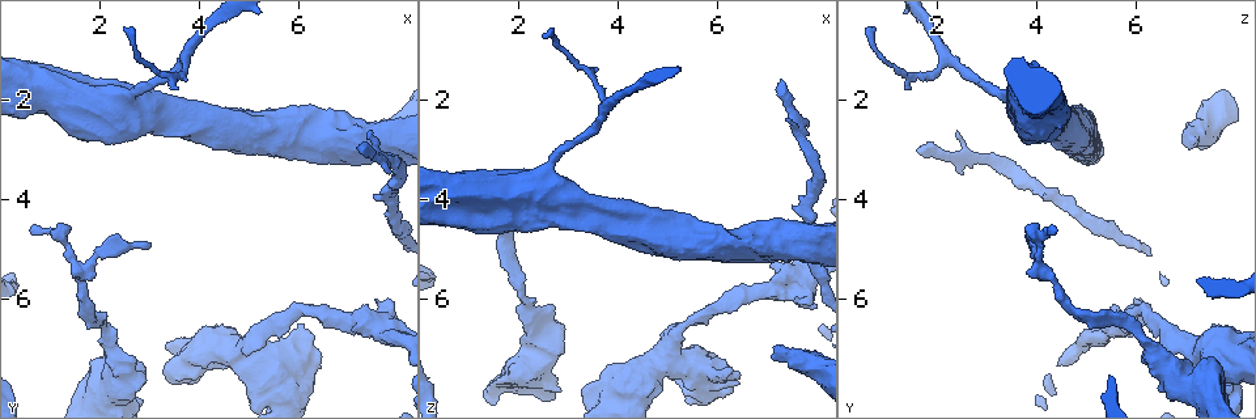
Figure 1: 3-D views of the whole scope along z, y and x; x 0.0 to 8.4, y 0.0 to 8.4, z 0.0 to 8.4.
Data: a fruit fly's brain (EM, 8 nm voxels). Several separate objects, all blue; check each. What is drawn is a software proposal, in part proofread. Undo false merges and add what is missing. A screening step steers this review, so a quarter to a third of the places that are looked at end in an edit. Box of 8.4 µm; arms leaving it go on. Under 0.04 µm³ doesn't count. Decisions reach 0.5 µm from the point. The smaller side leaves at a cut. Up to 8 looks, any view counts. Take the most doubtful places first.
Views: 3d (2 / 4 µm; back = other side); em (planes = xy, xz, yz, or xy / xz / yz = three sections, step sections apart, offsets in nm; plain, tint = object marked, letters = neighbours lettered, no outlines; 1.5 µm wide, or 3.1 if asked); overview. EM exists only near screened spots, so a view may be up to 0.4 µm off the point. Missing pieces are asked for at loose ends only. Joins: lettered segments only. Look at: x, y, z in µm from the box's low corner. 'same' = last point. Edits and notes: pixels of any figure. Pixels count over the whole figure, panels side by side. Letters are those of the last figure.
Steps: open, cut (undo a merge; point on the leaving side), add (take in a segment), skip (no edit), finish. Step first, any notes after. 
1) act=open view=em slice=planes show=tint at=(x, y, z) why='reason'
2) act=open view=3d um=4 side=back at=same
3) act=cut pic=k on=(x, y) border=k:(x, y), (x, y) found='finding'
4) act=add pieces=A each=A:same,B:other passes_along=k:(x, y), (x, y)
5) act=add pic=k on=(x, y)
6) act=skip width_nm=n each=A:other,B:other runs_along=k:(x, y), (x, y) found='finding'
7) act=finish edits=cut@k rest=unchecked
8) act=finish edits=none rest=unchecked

act=open view=em slice=yz step=8 show=letters at=(7.10, 2.85, 7.15) why='stops while still wide'

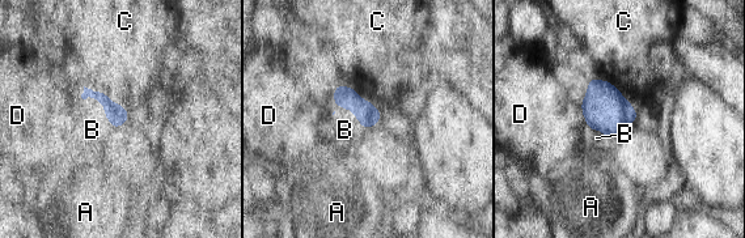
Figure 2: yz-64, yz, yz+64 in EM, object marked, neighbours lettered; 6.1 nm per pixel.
act=open view=em slice=xy step=4 show=letters at=same

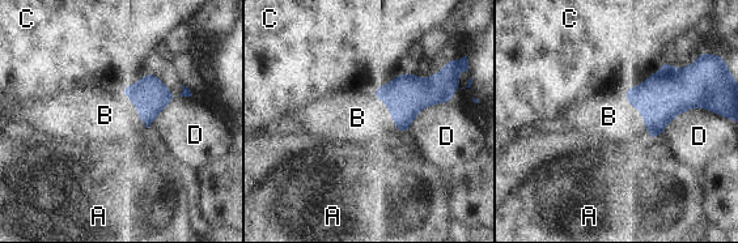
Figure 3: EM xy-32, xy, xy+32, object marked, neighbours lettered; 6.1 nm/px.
act=add pieces=B each=A:other,B:same,C:other,D:other passes_along=3:(671, 90), (641, 113), (609, 116) found='the neuron continues'

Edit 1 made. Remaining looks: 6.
act=open view=overview

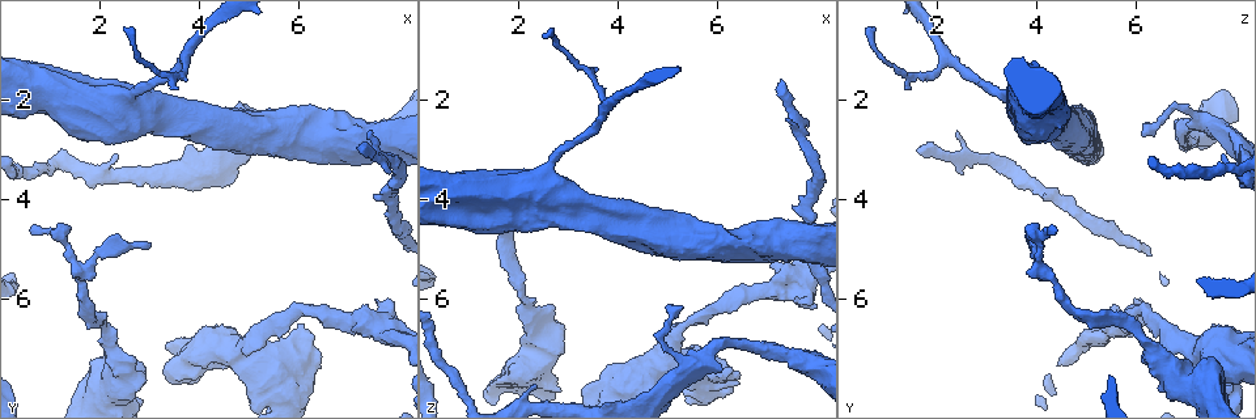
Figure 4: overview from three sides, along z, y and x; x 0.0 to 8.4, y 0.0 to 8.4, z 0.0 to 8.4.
act=open view=em slice=planes show=tint at=(7.25, 6.45, 5.75)

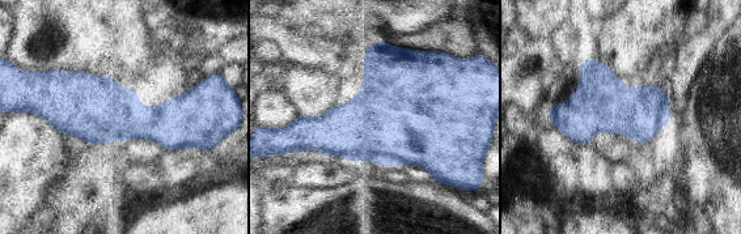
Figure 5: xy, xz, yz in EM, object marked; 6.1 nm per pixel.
act=open view=em slice=planes show=letters at=same

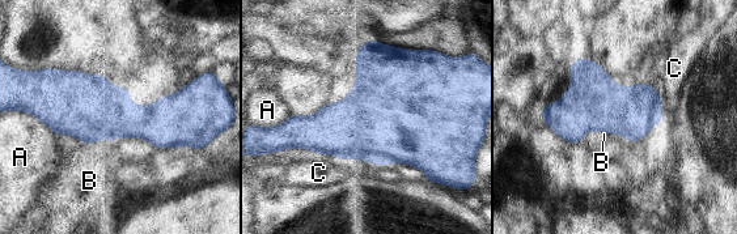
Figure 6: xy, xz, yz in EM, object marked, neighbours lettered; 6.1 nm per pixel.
act=skip each=A:other,B:other,C:other border=6:(110, 141), (101, 137), (85, 144) found='all the same neuron'

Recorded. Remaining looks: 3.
act=finish edits=add@3 rest=unchecked

